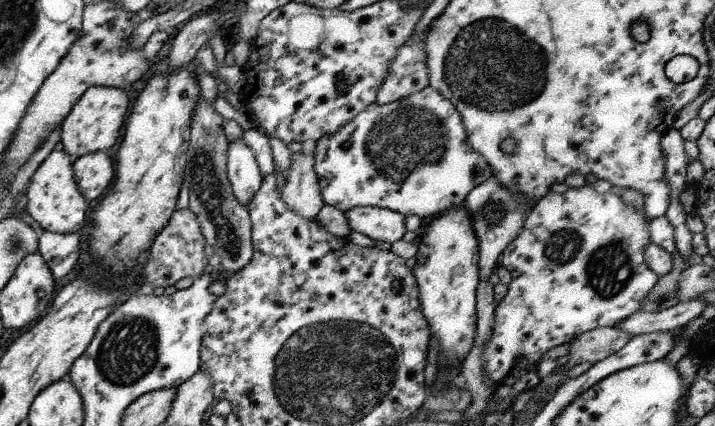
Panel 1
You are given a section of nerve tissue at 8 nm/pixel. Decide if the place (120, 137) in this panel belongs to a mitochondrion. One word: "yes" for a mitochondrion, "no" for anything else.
no

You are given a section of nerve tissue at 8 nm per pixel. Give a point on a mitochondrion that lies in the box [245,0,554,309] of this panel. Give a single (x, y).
(490, 64)

